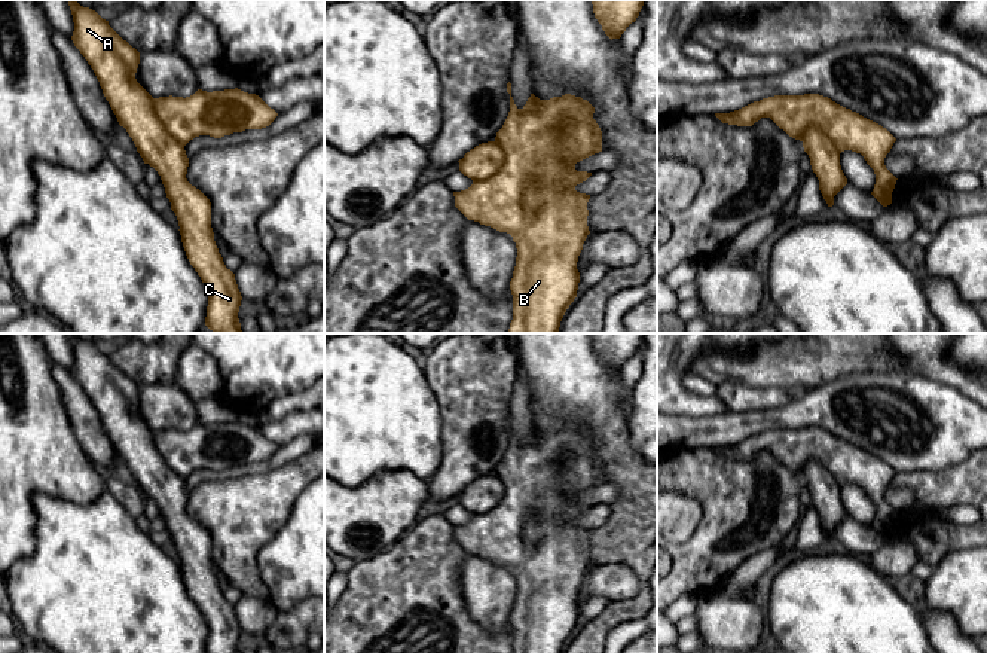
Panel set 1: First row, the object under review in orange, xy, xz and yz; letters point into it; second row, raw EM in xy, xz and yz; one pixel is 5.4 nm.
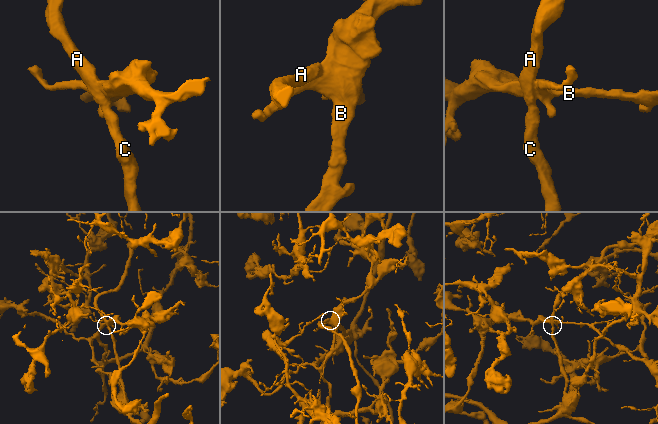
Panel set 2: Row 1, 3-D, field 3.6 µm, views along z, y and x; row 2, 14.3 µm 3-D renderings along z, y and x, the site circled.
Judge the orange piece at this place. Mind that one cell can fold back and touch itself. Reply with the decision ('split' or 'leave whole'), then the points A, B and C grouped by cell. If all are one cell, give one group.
leave whole; A B C

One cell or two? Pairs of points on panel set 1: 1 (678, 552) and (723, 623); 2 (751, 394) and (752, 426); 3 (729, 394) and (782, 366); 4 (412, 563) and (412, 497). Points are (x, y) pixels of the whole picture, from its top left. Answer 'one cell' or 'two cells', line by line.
1: two cells
2: two cells
3: two cells
4: two cells

